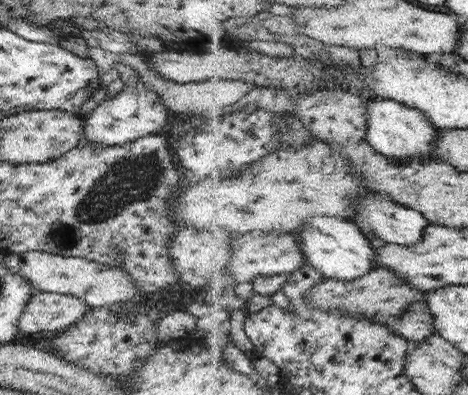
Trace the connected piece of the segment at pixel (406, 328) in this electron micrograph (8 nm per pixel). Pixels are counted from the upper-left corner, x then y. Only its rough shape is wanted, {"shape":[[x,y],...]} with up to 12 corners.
{"shape":[[426,300],[413,301],[410,311],[391,325],[412,343],[439,334]]}

